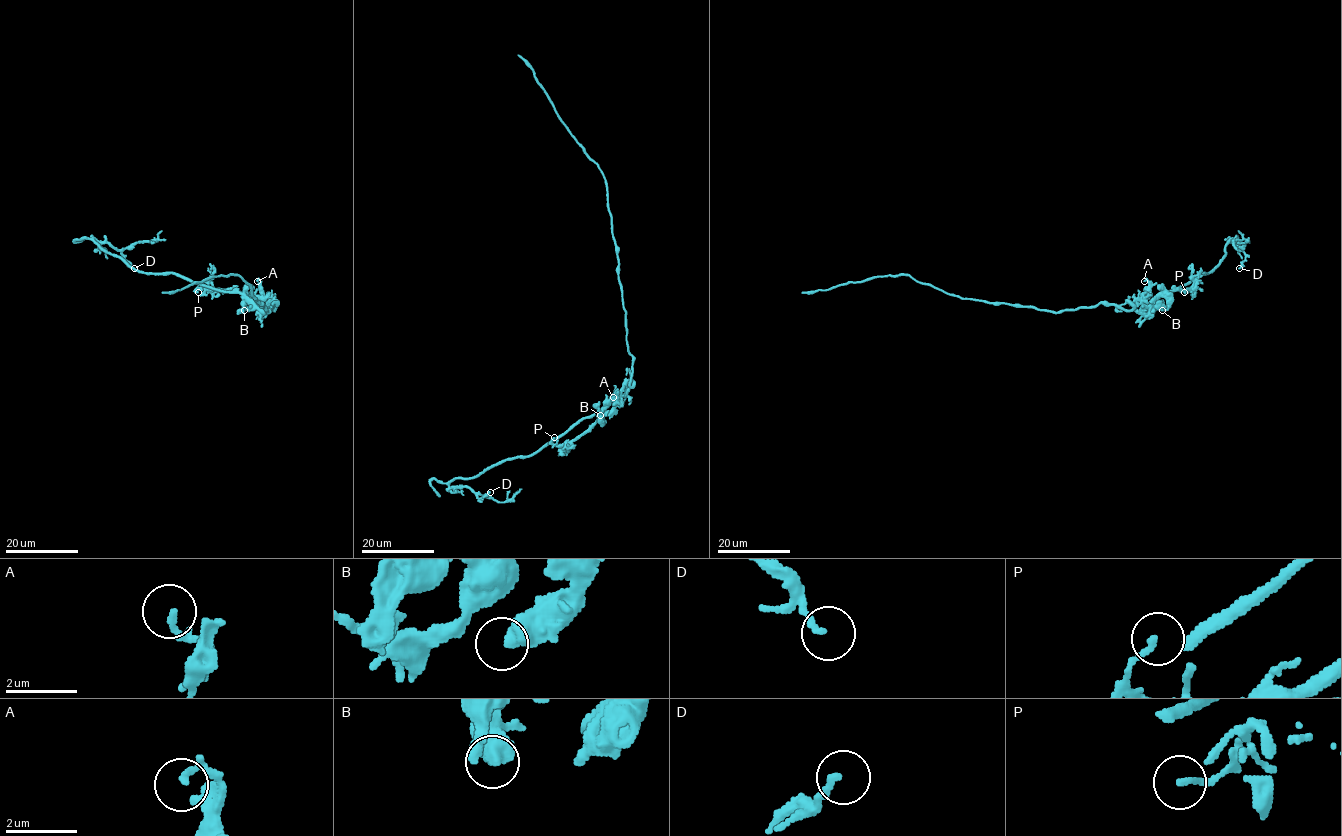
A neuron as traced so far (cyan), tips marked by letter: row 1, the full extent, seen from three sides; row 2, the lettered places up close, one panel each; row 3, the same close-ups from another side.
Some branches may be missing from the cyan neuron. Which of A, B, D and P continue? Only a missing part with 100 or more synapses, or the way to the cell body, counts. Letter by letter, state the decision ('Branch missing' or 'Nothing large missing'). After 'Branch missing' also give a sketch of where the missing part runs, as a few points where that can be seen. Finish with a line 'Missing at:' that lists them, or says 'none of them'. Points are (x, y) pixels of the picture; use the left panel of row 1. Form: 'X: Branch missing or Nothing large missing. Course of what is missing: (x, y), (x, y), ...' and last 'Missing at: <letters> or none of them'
A: Nothing large missing
B: Nothing large missing
D: Nothing large missing
P: Nothing large missing
Missing at: none of them

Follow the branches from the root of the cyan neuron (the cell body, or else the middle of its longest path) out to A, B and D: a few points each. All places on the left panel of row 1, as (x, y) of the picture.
A: (276, 304), (274, 310), (276, 302), (269, 303), (262, 295), (260, 281), (257, 281)
B: (276, 304), (274, 310), (276, 302), (273, 300), (261, 310), (244, 296), (244, 310)
D: (276, 304), (259, 310), (239, 293), (173, 273), (143, 273), (93, 239), (118, 249), (134, 268)

